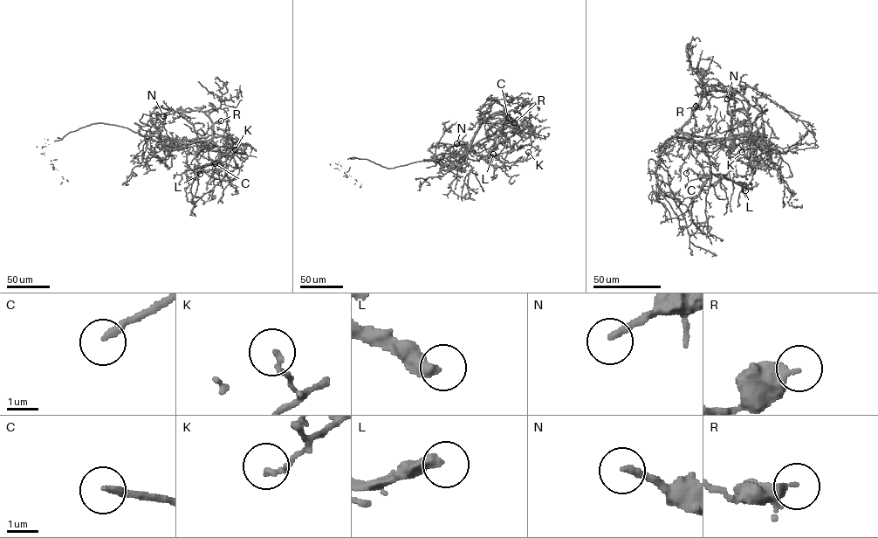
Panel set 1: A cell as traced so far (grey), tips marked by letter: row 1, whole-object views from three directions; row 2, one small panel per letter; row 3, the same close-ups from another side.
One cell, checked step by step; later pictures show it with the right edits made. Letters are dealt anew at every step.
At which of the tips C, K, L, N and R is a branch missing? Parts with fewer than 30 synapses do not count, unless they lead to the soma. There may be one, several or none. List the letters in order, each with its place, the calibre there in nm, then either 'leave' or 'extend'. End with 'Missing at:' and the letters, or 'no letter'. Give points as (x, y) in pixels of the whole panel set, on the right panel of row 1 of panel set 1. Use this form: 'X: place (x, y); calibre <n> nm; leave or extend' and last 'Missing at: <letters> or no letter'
C: place (686, 173); calibre 220 nm; leave
K: place (742, 152); calibre 160 nm; leave
L: place (745, 190); calibre 400 nm; extend
N: place (727, 99); calibre 200 nm; extend
R: place (696, 106); calibre 300 nm; leave
Missing at: L, N

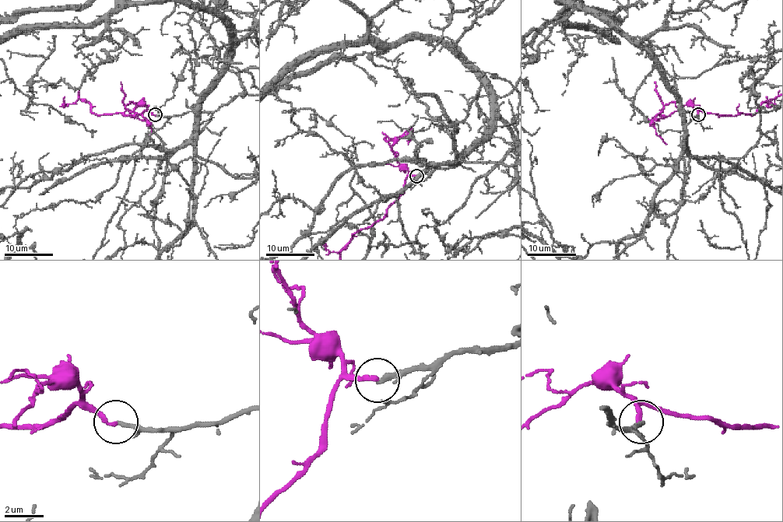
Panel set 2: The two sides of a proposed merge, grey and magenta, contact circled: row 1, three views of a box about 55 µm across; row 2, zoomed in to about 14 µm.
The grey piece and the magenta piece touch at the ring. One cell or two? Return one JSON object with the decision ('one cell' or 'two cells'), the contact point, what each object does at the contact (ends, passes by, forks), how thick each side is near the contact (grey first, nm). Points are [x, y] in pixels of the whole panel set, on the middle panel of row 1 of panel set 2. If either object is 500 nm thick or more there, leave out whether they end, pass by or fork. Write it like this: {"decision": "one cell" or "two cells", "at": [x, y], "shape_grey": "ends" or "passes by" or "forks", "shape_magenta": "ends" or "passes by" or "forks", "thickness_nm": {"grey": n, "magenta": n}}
{"decision": "one cell", "at": [416, 176], "shape_grey": "ends", "shape_magenta": "ends", "thickness_nm": {"grey": 220, "magenta": 200}}

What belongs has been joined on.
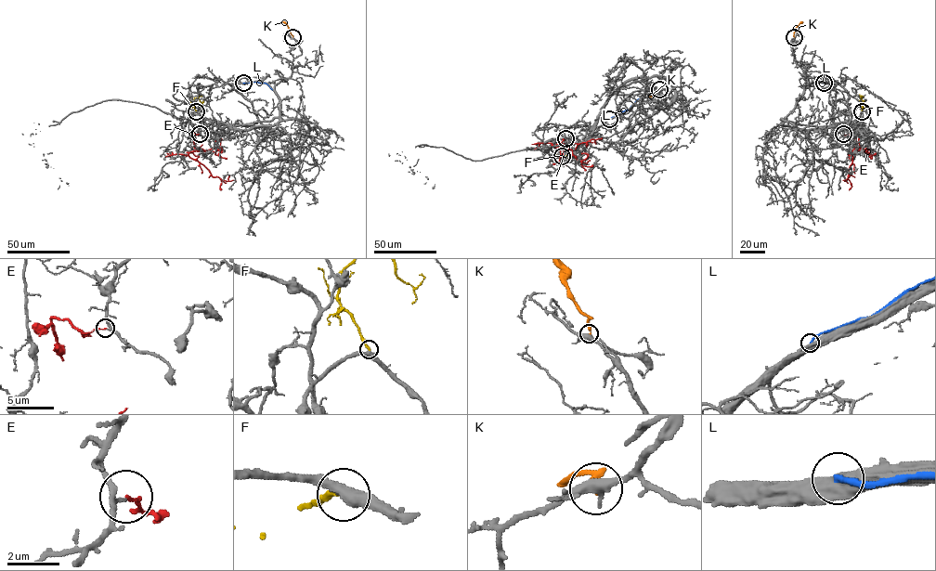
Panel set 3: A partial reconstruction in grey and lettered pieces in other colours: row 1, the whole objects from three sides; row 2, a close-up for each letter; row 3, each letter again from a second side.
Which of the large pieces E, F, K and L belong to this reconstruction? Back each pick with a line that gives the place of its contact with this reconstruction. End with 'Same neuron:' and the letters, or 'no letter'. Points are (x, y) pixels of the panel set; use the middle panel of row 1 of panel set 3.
F: meets grey at (562, 156)
Same neuron: F

